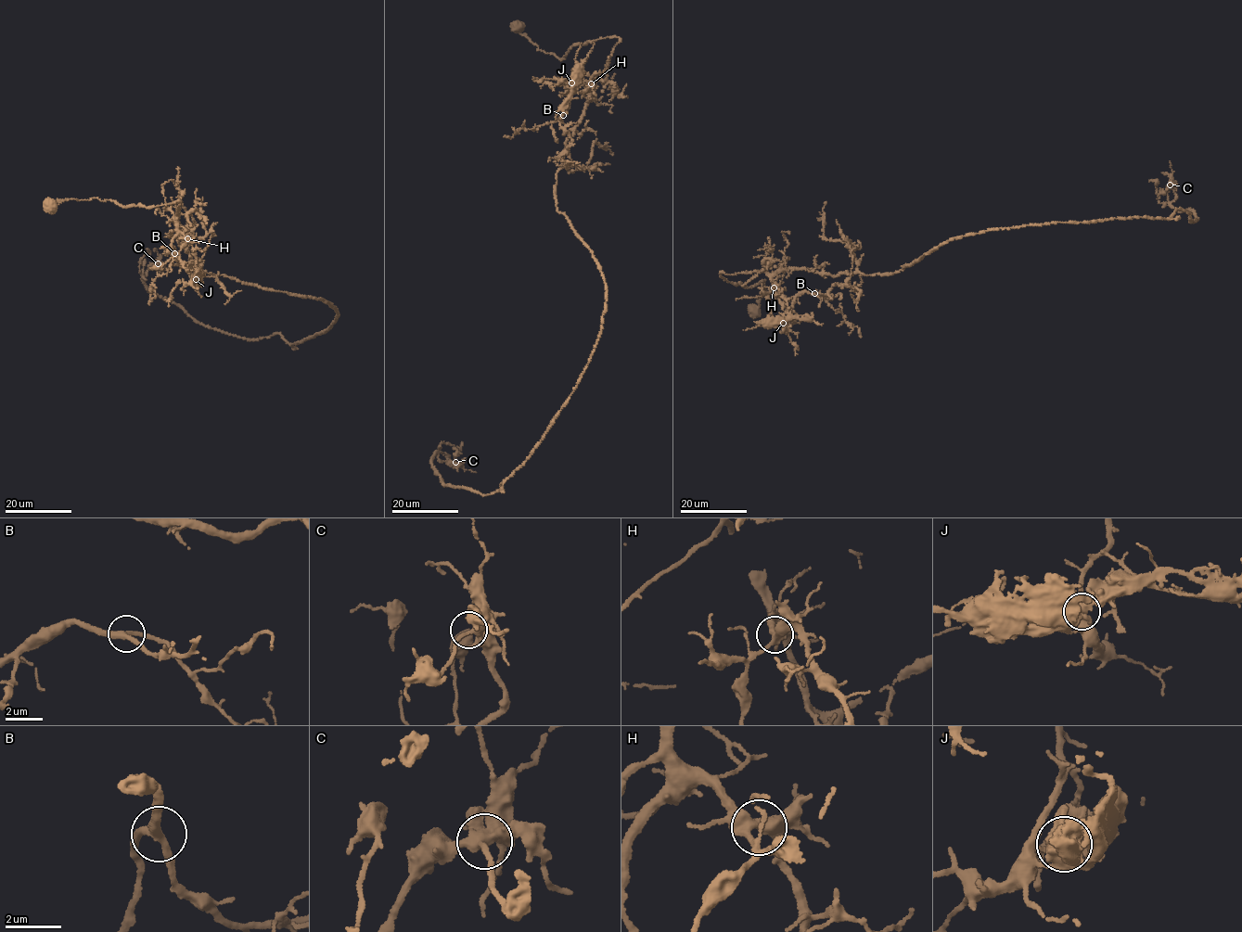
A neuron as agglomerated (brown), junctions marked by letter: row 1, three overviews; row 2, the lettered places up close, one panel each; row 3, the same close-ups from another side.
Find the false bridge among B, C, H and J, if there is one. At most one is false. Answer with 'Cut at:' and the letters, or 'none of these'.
Cut at: J

